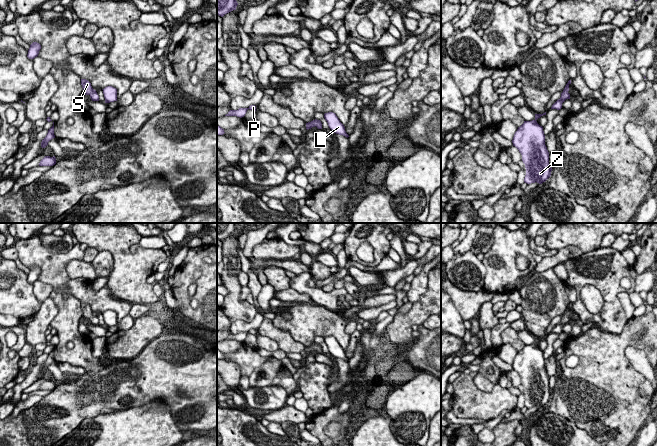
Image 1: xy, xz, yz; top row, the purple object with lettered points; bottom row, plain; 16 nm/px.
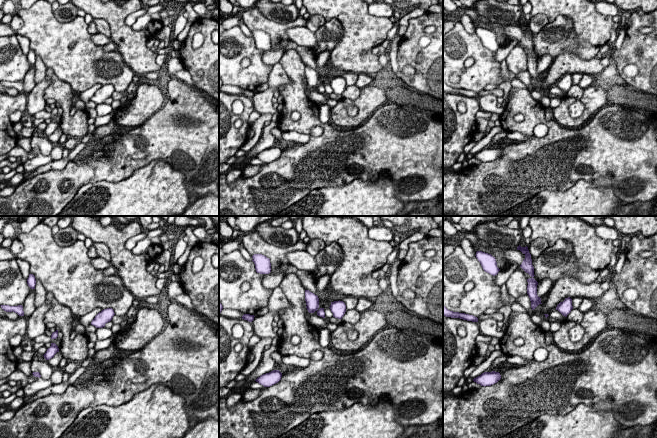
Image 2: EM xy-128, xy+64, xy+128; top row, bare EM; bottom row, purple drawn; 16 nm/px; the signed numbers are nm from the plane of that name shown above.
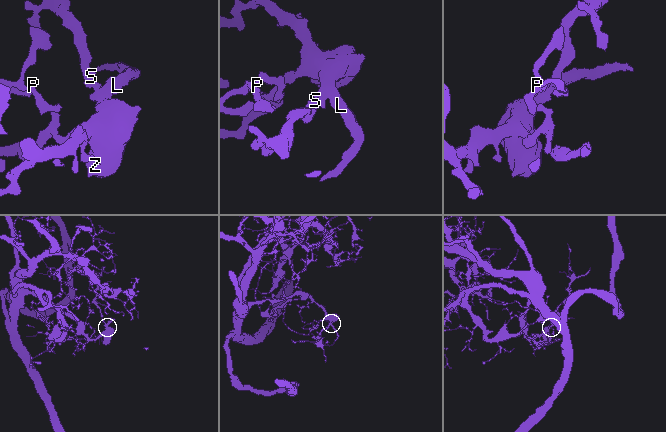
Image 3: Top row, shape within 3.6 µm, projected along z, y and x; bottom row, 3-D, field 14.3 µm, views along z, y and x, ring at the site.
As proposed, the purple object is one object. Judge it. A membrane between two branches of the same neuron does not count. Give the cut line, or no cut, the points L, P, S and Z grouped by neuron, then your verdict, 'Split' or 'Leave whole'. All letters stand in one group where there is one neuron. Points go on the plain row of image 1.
No split. Groups: L P S Z. Leave whole

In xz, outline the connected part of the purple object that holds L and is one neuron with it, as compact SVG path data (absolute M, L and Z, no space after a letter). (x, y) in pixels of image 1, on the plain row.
M328 336L324 338L324 342L328 347L329 352L336 358L343 359L345 361L349 361L349 359L345 355L344 349L340 346L338 341L333 336Z

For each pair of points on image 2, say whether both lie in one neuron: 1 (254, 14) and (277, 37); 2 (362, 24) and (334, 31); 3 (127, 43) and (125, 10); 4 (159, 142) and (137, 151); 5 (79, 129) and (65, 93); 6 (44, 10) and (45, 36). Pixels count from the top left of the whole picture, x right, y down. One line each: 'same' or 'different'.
1: same
2: different
3: same
4: same
5: same
6: same

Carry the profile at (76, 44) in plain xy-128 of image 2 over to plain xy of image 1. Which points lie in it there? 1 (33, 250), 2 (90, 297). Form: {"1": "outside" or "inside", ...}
{"1": "inside", "2": "inside"}

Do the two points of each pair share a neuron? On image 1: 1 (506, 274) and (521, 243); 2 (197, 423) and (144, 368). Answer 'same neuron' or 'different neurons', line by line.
1: same neuron
2: same neuron

